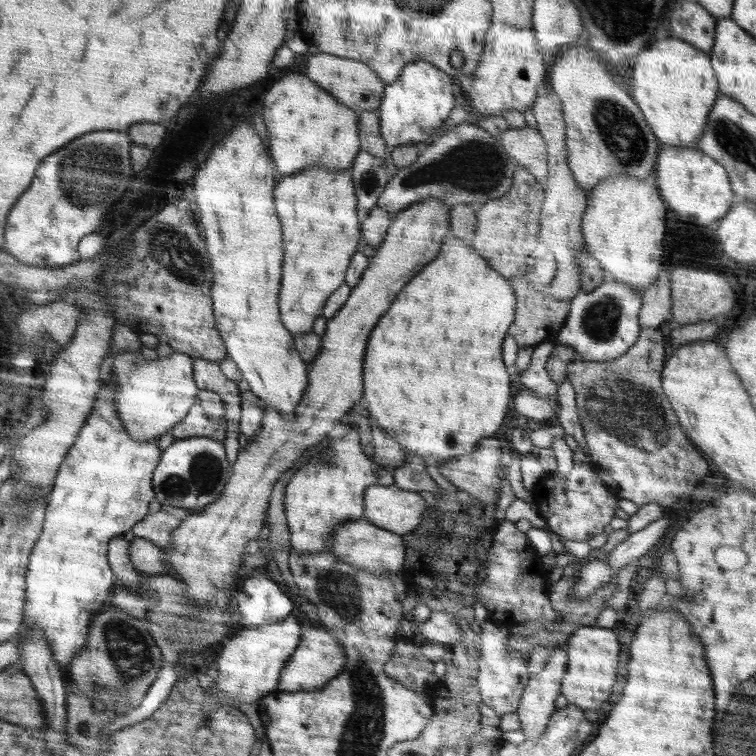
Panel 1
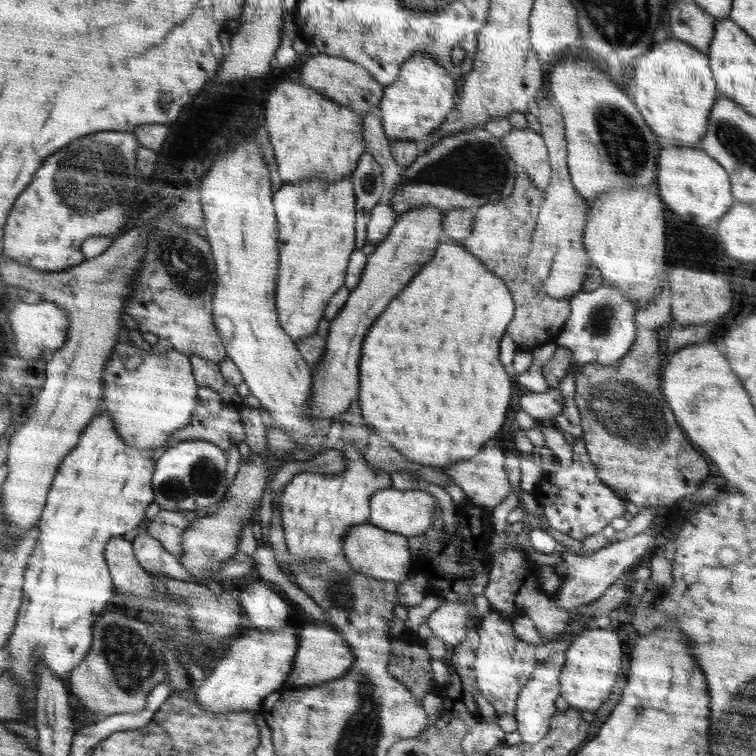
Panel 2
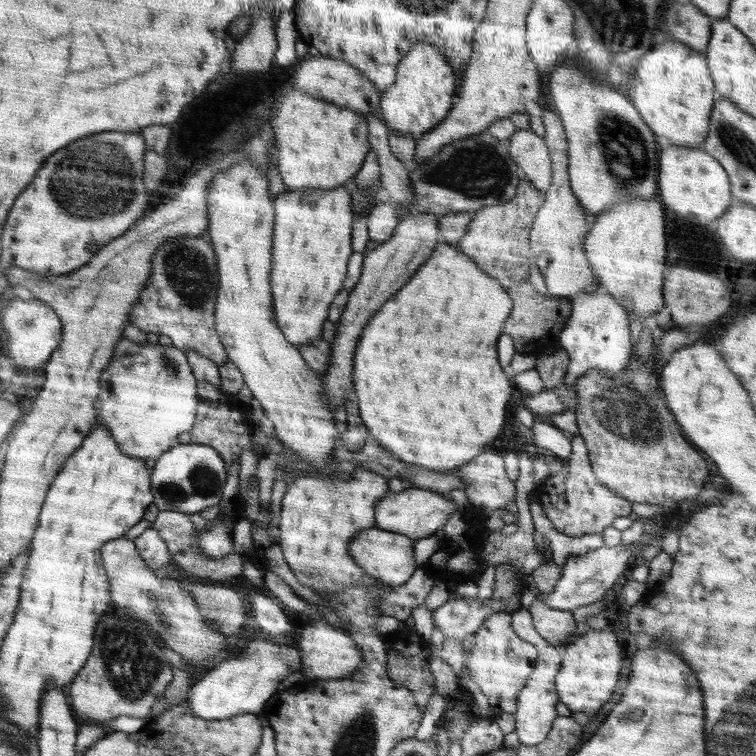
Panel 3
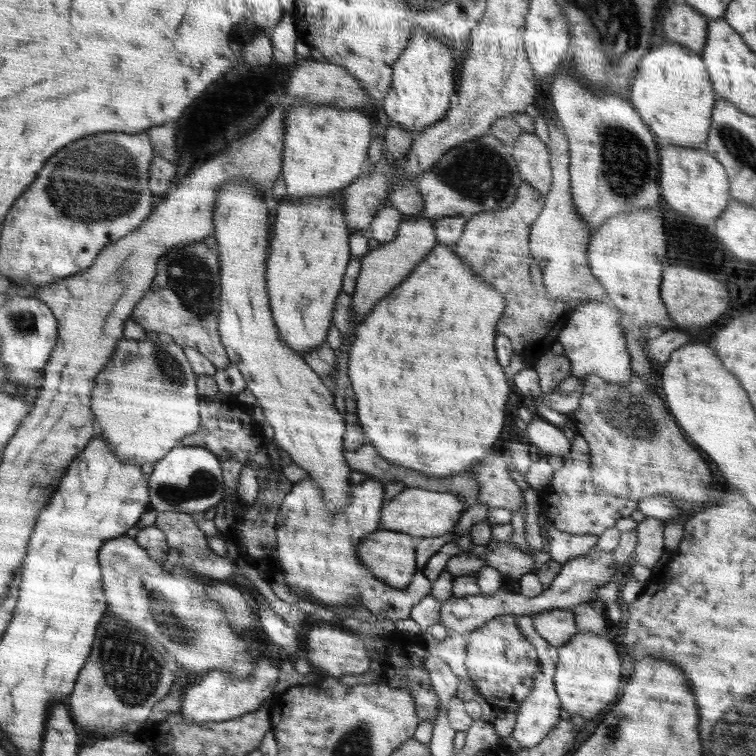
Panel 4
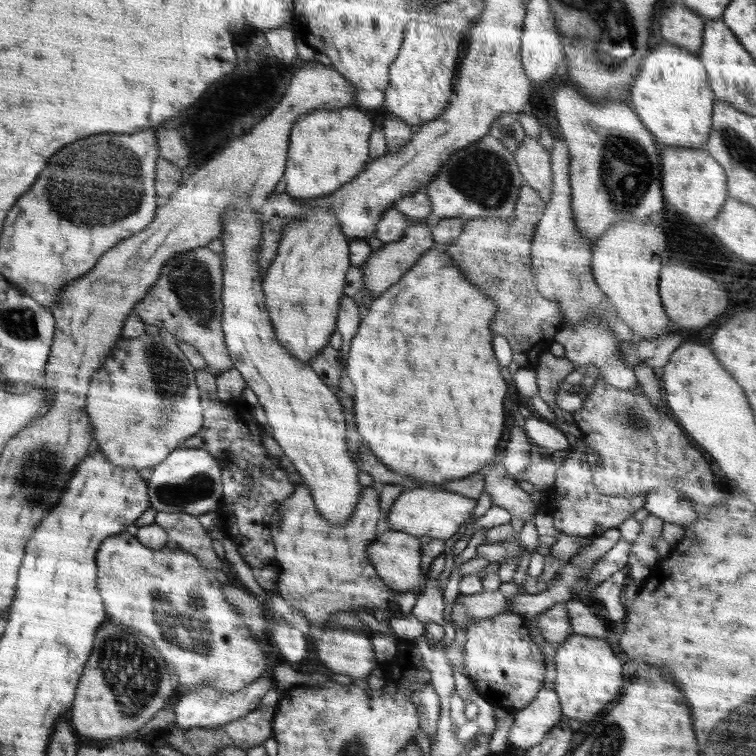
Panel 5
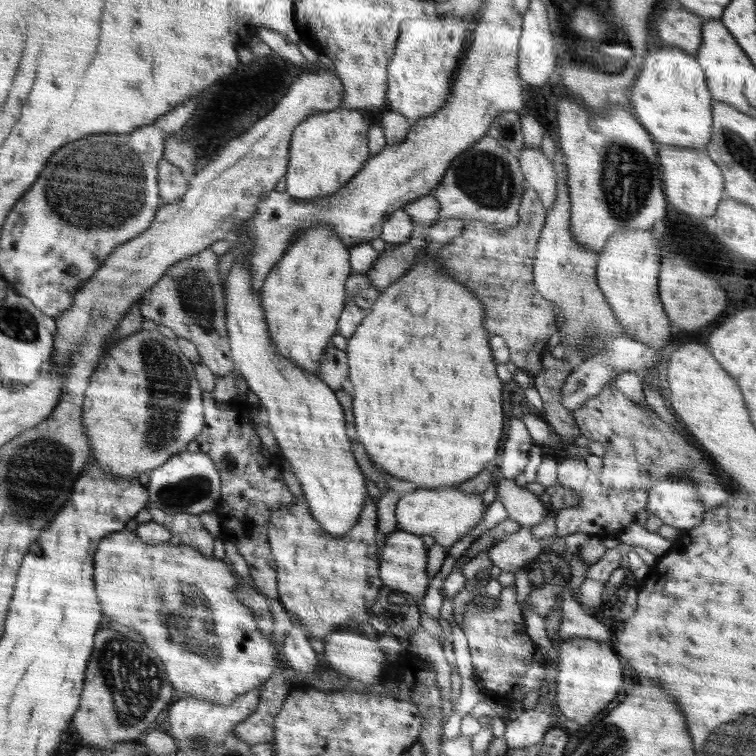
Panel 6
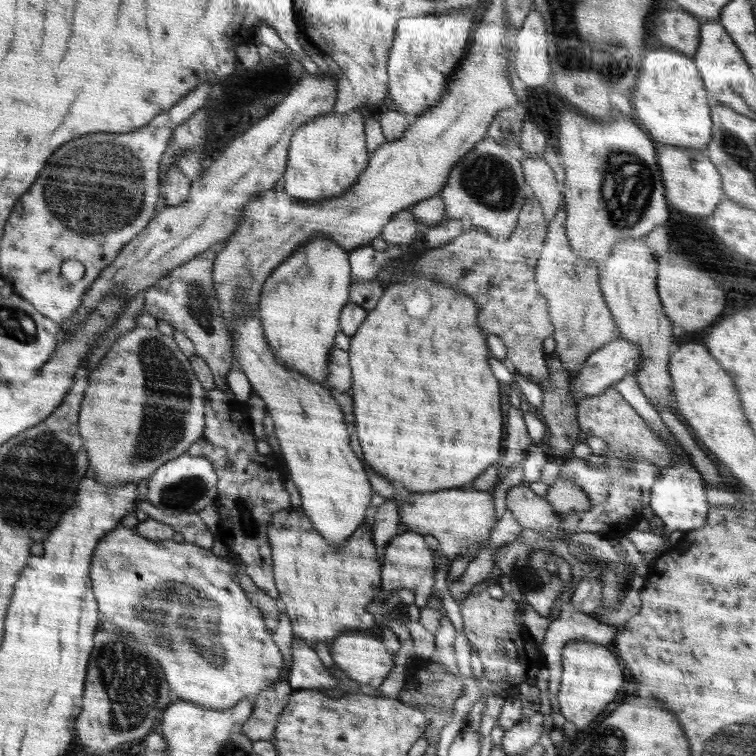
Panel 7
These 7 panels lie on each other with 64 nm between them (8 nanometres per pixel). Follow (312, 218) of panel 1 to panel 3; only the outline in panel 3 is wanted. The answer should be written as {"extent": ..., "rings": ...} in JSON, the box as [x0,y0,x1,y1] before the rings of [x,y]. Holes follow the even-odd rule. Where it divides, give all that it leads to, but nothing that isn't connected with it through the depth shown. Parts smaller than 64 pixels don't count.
{"extent":[270,184,354,346],"rings":[[[351,184],[345,186],[339,186],[338,188],[332,188],[332,190],[285,190],[284,192],[273,197],[273,209],[276,218],[274,219],[274,240],[272,240],[272,272],[270,272],[270,286],[272,286],[272,306],[274,306],[274,316],[276,316],[278,328],[282,330],[286,340],[294,346],[306,346],[314,340],[318,340],[322,336],[322,328],[324,328],[324,322],[328,318],[328,310],[332,300],[340,290],[343,289],[343,282],[346,278],[347,264],[350,256],[352,256],[353,249],[351,246],[352,229],[354,214],[352,214],[352,196],[351,196]]]}

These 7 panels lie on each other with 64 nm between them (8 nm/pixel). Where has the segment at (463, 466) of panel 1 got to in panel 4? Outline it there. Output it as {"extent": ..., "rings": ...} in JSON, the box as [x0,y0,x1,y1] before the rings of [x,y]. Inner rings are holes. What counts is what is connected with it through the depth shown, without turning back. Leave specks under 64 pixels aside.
{"extent":[468,454,531,513],"rings":[[[490,454],[468,472],[480,484],[477,504],[486,503],[490,509],[502,508],[510,512],[524,513],[527,509],[531,496],[512,480],[504,457]]]}

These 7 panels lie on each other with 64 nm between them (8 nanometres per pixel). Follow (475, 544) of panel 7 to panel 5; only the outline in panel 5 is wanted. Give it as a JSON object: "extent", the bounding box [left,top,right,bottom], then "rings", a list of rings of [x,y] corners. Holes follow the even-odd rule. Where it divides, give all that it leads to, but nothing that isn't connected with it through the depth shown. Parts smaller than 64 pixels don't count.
{"extent":[385,487,477,540],"rings":[[[418,487],[413,490],[402,491],[399,498],[391,505],[390,513],[386,517],[388,524],[385,528],[392,531],[402,531],[412,536],[424,535],[430,538],[448,540],[452,538],[460,526],[464,526],[472,519],[477,500],[448,490]]]}

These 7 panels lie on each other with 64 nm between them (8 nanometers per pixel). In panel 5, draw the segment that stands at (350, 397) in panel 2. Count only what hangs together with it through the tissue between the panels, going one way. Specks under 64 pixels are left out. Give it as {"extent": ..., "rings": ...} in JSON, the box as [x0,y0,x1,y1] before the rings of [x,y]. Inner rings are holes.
{"extent":[360,223,435,299],"rings":[[[413,223],[404,230],[404,236],[392,242],[386,243],[378,251],[368,258],[367,262],[362,264],[362,277],[364,277],[364,290],[369,297],[361,297],[360,299],[374,299],[379,297],[384,291],[387,291],[392,285],[396,284],[403,278],[404,273],[408,272],[412,266],[418,262],[422,255],[435,246],[432,234],[426,223]]]}

